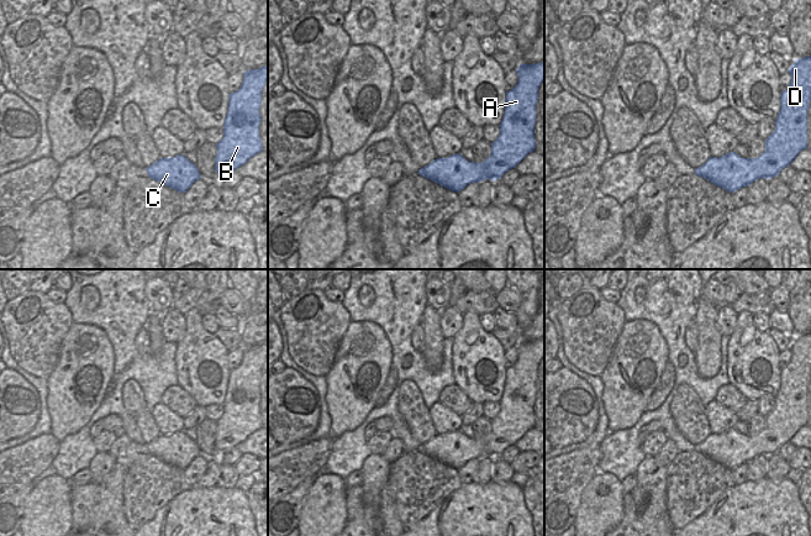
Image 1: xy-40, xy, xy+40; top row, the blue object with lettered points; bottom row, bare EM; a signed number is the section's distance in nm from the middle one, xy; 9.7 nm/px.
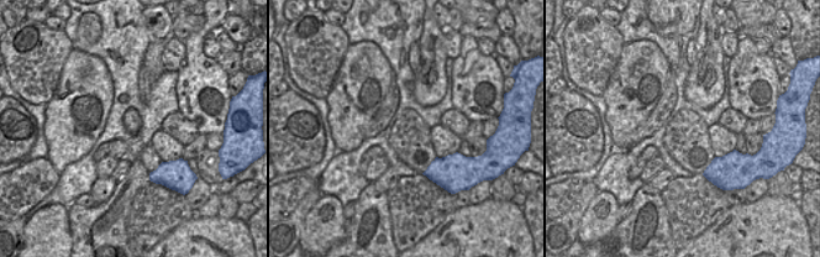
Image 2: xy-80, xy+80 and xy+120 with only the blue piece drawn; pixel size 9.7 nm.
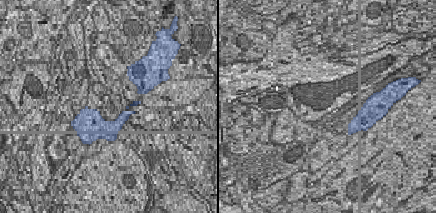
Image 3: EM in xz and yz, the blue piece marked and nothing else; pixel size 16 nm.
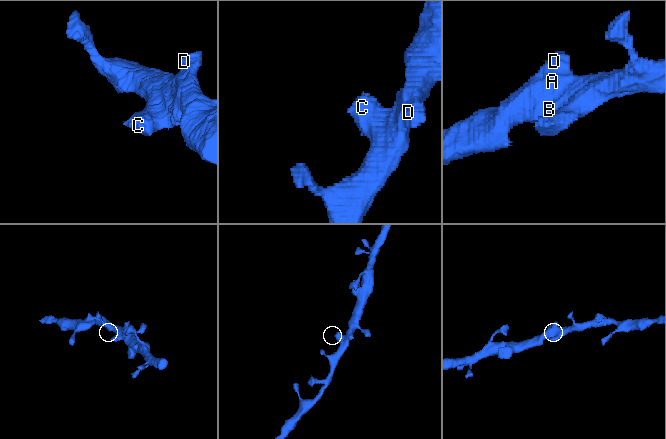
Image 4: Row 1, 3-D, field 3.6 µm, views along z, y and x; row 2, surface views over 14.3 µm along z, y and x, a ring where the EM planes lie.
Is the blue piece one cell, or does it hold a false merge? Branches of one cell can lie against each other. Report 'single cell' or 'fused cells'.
single cell

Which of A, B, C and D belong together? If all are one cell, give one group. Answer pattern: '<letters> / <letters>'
A B C D

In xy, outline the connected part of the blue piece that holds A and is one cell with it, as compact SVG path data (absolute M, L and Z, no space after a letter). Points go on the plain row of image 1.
M544 338L521 340L516 350L518 358L506 369L500 411L491 420L490 433L481 440L468 438L460 430L436 435L417 451L458 469L470 459L500 456L534 427L536 380L544 357Z

